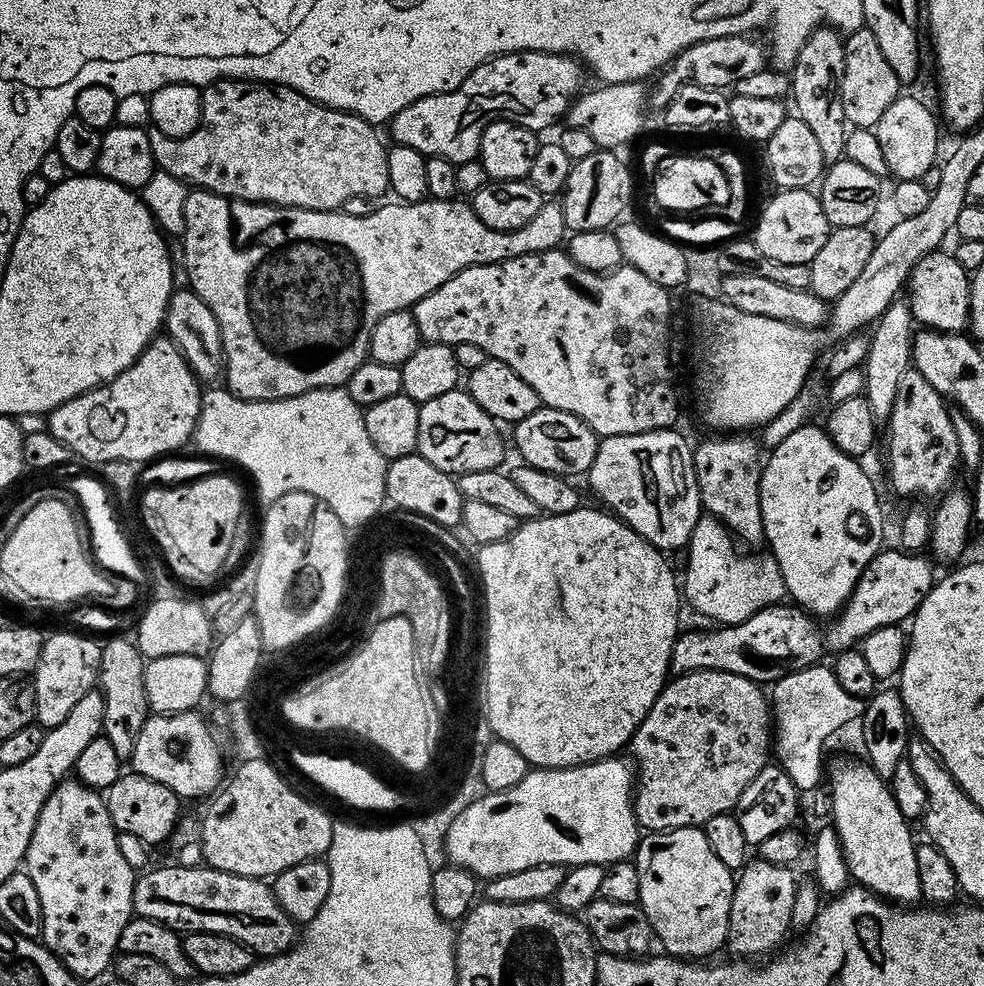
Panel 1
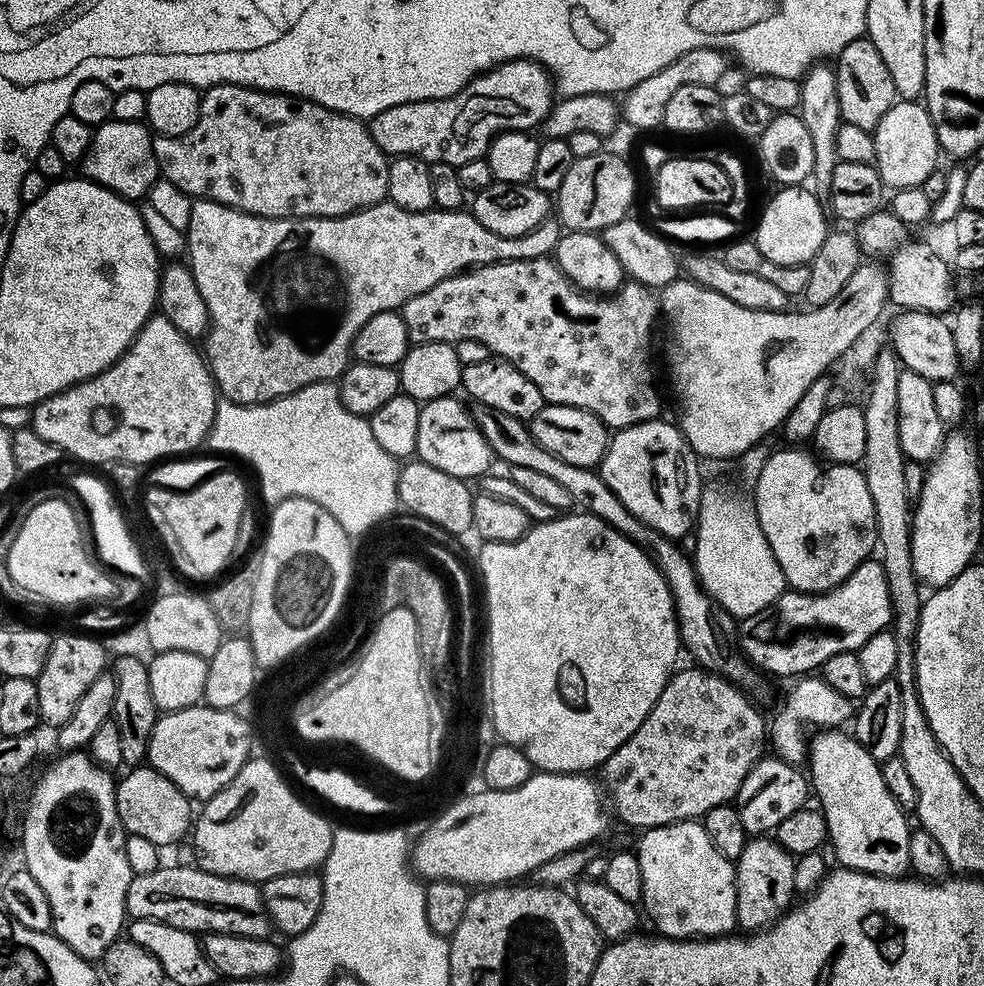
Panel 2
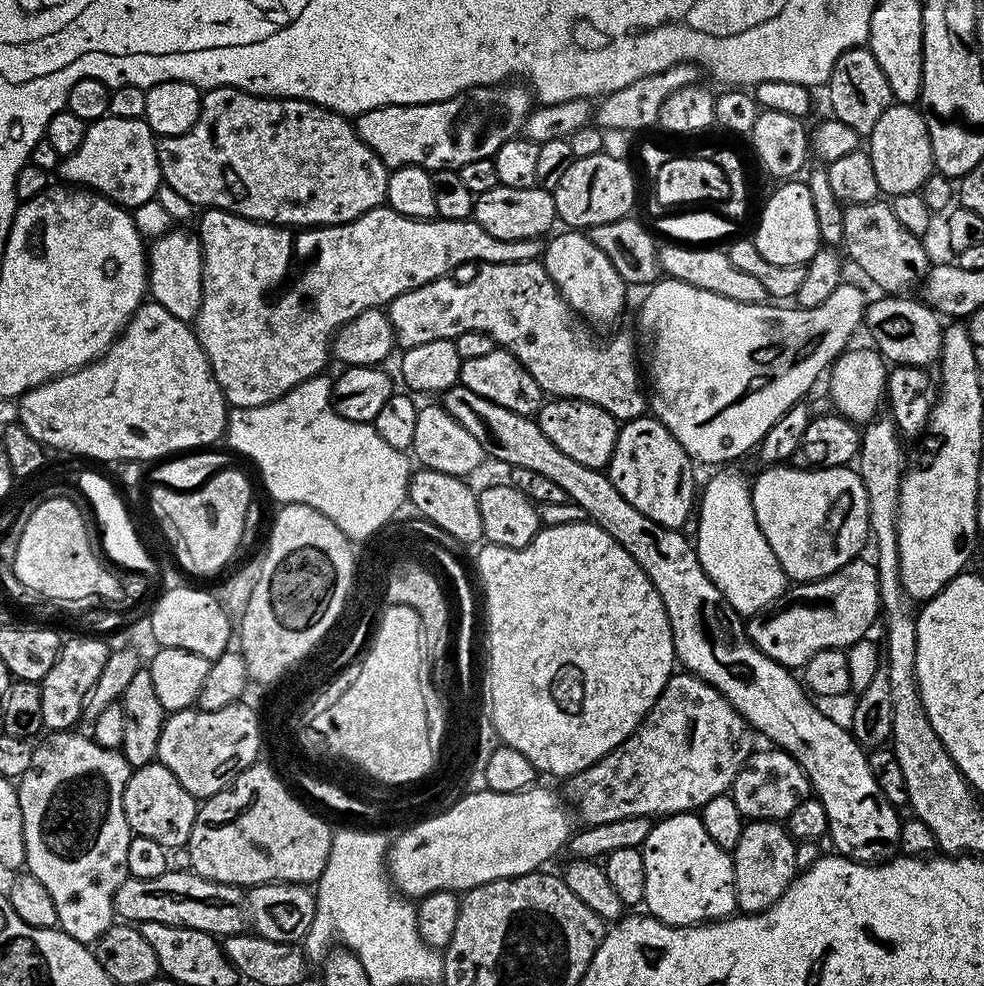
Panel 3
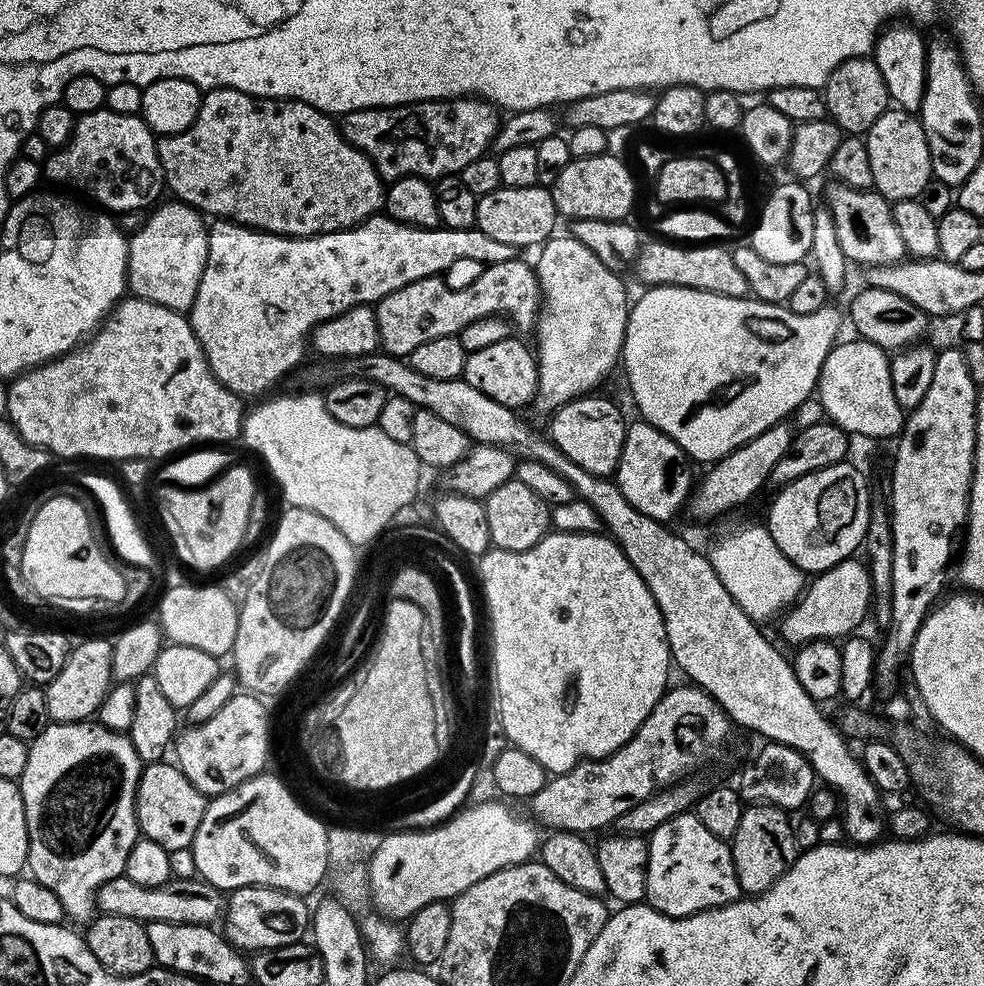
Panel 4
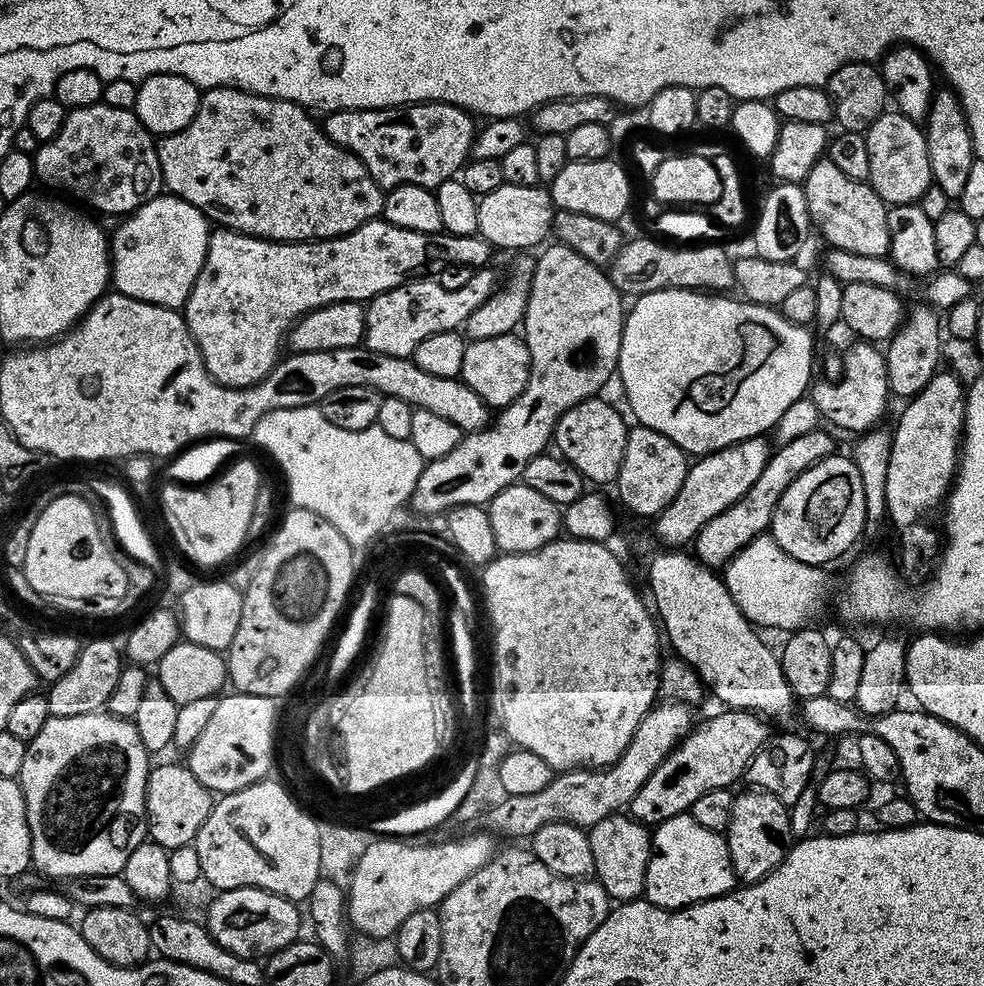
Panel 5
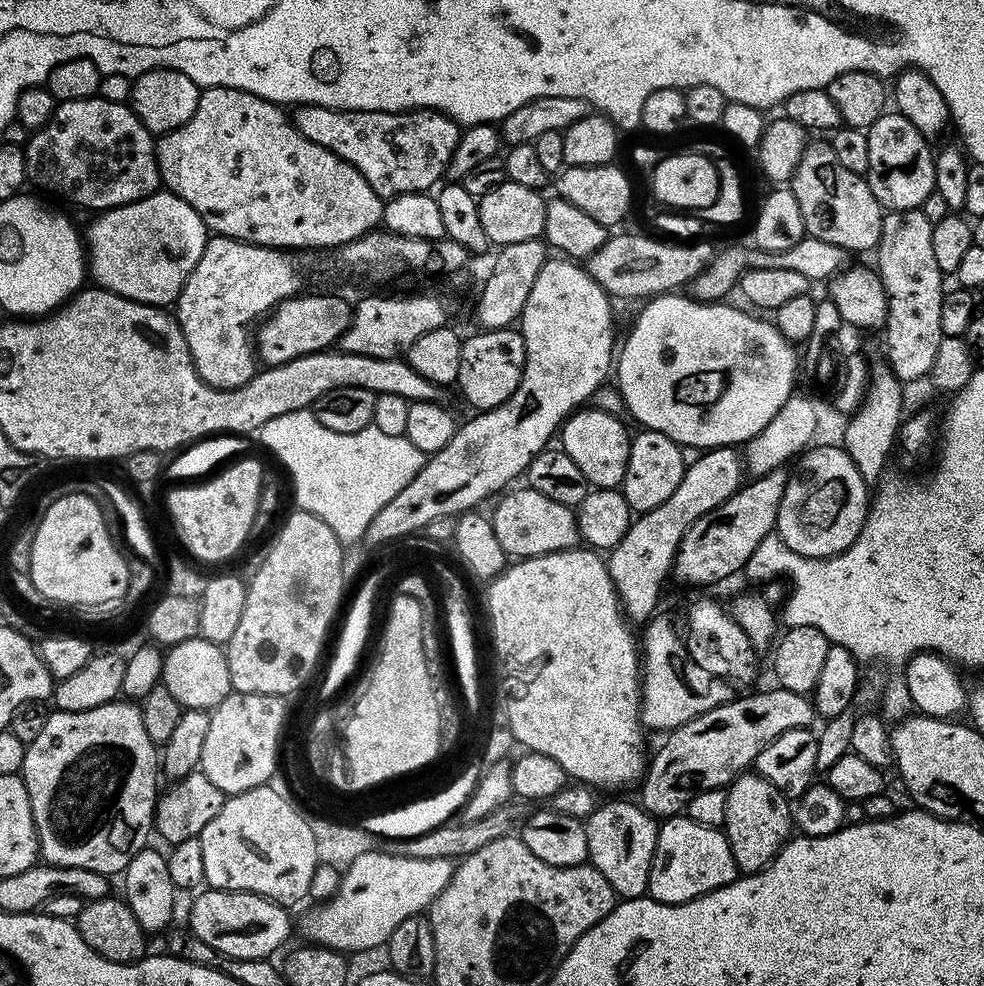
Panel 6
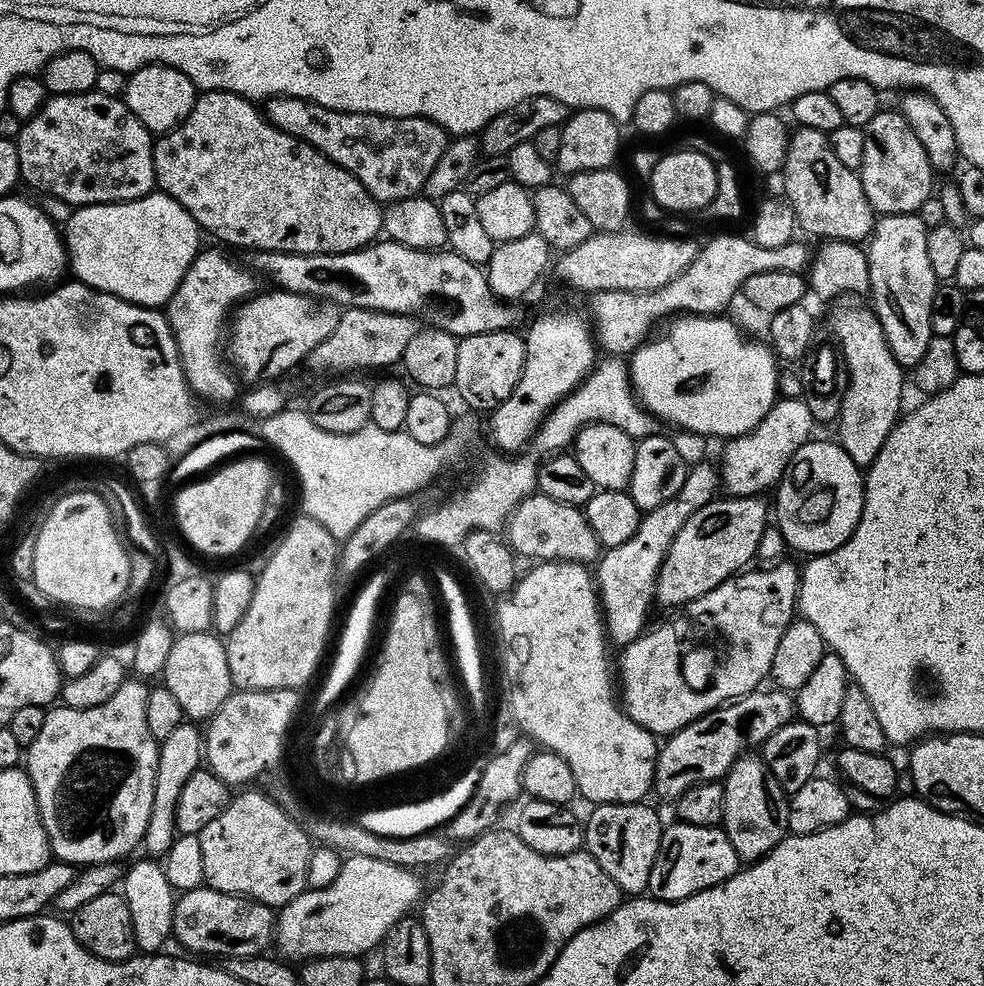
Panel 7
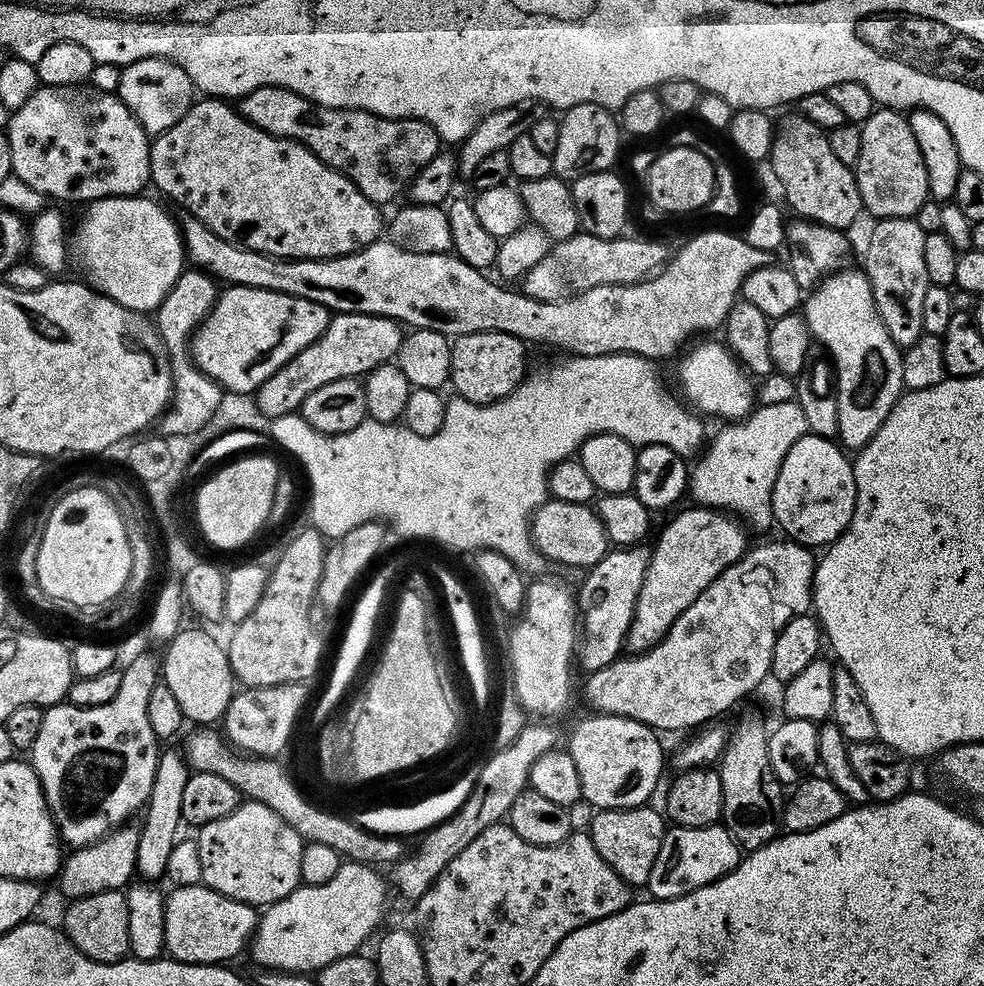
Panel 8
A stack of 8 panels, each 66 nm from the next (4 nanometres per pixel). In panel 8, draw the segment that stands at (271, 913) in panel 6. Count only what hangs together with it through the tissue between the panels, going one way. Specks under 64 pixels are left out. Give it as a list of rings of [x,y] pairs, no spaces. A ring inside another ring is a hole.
[[[203,882],[173,887],[170,892],[164,896],[164,952],[171,959],[187,964],[223,965],[232,962],[228,960],[249,947],[258,919],[257,909],[253,905],[226,898],[207,888]]]

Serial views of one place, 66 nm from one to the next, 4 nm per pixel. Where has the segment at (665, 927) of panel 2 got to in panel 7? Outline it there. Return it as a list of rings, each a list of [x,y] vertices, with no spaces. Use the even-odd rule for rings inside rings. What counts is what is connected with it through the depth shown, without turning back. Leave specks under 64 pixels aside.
[[[672,822],[662,834],[658,858],[654,858],[654,870],[650,870],[647,895],[654,900],[690,898],[690,894],[698,894],[710,886],[726,882],[741,864],[741,858],[734,846],[730,846],[730,838],[723,827],[707,828]]]

